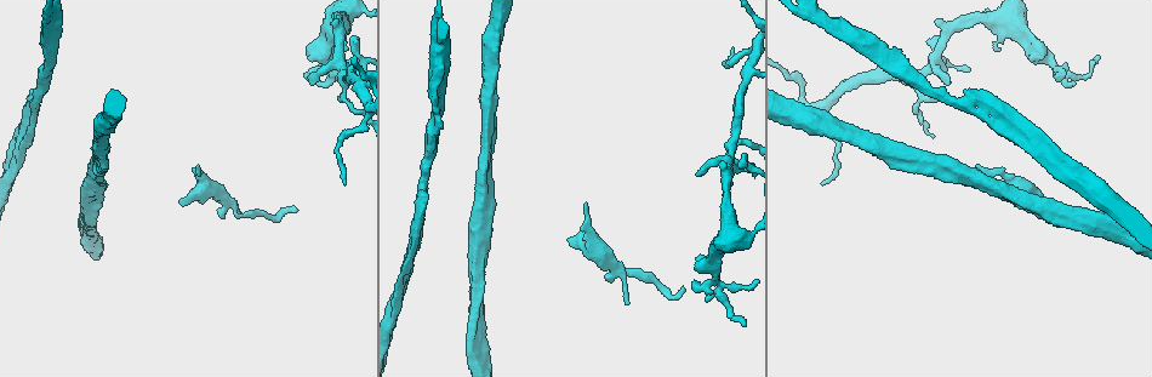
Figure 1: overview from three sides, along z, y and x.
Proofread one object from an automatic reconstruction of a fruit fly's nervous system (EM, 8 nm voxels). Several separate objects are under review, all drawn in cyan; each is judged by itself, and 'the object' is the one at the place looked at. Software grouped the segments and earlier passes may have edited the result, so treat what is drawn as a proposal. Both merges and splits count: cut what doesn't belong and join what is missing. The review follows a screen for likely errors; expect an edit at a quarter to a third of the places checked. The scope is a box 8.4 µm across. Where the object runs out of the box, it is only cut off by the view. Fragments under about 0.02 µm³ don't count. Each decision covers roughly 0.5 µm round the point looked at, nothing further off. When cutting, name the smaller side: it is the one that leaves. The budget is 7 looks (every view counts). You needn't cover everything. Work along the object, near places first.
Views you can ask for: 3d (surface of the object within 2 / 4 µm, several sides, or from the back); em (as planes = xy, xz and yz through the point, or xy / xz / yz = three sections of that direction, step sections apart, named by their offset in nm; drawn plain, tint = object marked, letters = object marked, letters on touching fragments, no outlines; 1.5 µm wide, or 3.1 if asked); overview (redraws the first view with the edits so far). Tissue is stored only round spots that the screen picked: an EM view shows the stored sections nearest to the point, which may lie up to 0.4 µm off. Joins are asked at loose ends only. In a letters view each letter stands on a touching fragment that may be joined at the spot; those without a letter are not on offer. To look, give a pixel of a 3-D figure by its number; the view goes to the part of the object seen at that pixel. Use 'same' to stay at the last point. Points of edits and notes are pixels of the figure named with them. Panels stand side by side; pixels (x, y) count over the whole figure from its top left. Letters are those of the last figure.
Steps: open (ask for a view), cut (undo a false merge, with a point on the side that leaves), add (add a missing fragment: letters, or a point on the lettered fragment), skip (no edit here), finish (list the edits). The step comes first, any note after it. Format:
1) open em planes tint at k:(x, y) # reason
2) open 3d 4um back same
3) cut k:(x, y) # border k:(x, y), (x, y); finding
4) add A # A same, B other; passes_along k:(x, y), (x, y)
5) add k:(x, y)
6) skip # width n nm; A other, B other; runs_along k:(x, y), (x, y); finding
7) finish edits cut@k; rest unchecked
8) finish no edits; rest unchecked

open 3d 4um at 1:(303, 75) # an open end

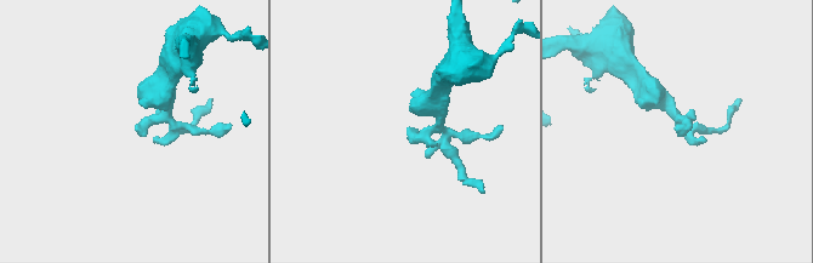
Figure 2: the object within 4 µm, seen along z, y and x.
open em xy step 8 letters at 2:(675, 128) # now the EM

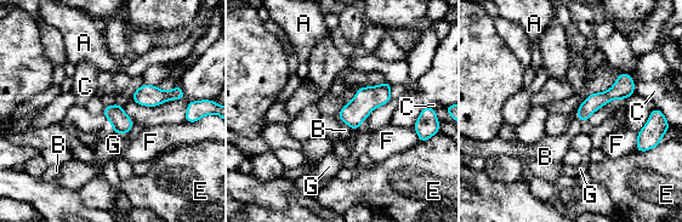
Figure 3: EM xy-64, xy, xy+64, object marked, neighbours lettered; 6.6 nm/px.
skip # width 100 nm; A other, B other, C other, E other, F other, G other; none of them fits

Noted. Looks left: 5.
open em xy step 4 letters at 1:(682, 288) # tapers out

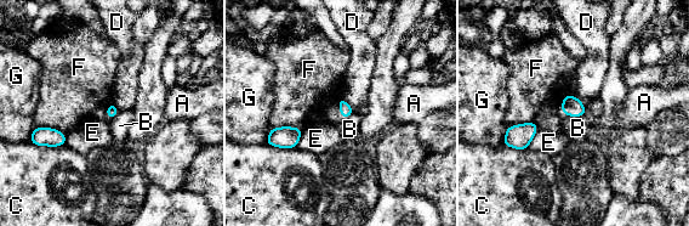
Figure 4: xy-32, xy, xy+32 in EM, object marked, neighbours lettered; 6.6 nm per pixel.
open em planes letters same

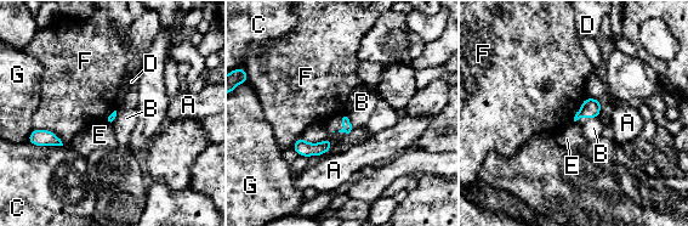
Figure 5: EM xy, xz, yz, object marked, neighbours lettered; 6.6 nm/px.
skip # A other, B other, C other, D other, E other, F other, G other; no lettered fragment goes on from it

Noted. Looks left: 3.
open em planes letters at 1:(180, 201) # an open end

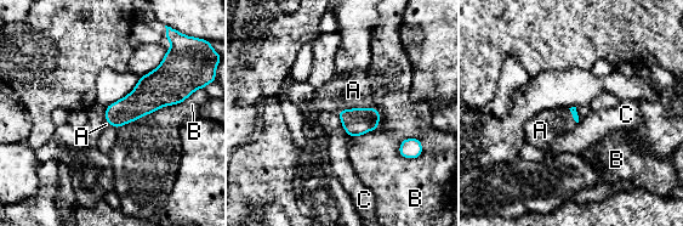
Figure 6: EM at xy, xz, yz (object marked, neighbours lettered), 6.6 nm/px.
add A # A same, B other, C other; it goes on there

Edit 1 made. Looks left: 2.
finish edits add@6; rest unchecked

